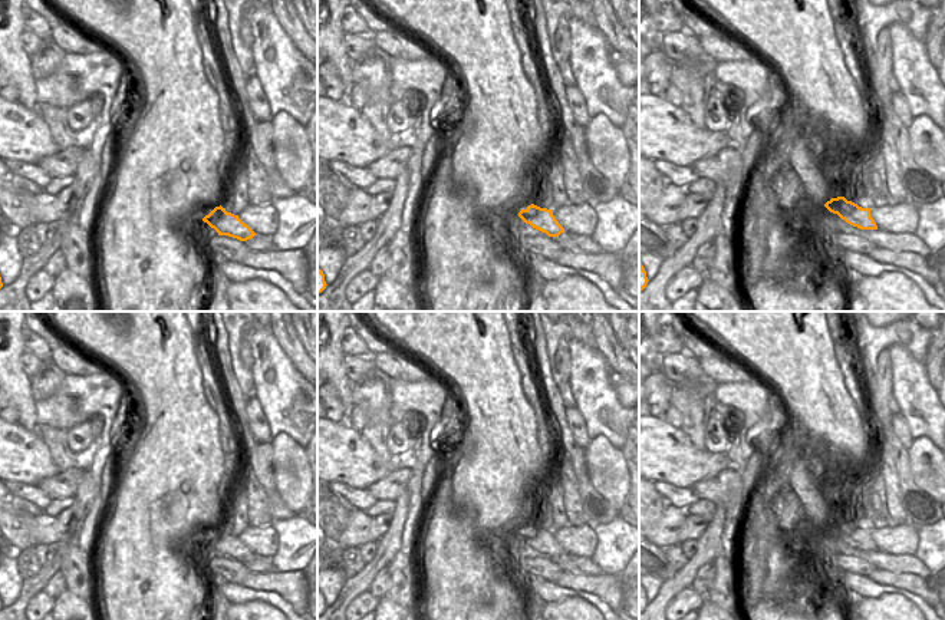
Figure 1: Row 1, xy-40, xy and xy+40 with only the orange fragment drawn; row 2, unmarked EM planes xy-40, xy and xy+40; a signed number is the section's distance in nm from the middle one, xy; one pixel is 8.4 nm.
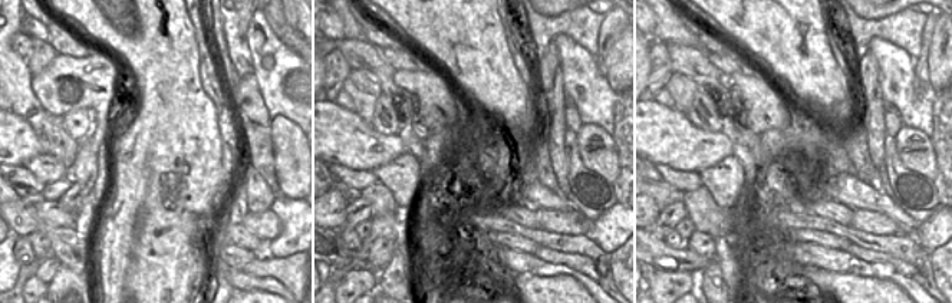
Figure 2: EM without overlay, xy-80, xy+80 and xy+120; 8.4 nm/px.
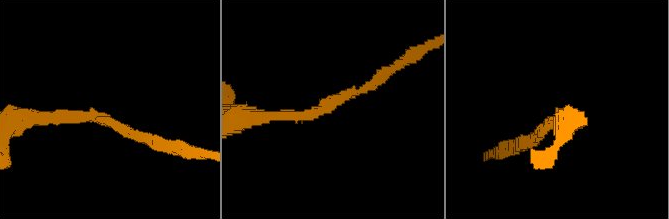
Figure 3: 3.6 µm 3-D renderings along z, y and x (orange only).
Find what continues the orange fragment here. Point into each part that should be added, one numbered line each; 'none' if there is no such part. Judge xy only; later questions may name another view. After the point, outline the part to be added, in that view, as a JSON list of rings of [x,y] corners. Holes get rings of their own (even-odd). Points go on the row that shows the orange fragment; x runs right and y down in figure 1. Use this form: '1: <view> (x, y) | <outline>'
none

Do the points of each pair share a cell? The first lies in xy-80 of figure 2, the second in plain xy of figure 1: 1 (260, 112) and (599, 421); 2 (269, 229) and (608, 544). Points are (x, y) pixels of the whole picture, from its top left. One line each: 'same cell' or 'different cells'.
1: different cells
2: different cells

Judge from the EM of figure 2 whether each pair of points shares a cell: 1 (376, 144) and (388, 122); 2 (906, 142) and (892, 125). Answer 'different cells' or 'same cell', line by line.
1: different cells
2: different cells

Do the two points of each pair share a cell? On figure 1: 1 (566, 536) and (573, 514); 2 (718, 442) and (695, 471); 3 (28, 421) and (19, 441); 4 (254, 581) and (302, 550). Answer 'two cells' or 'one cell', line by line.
1: two cells
2: two cells
3: two cells
4: two cells

